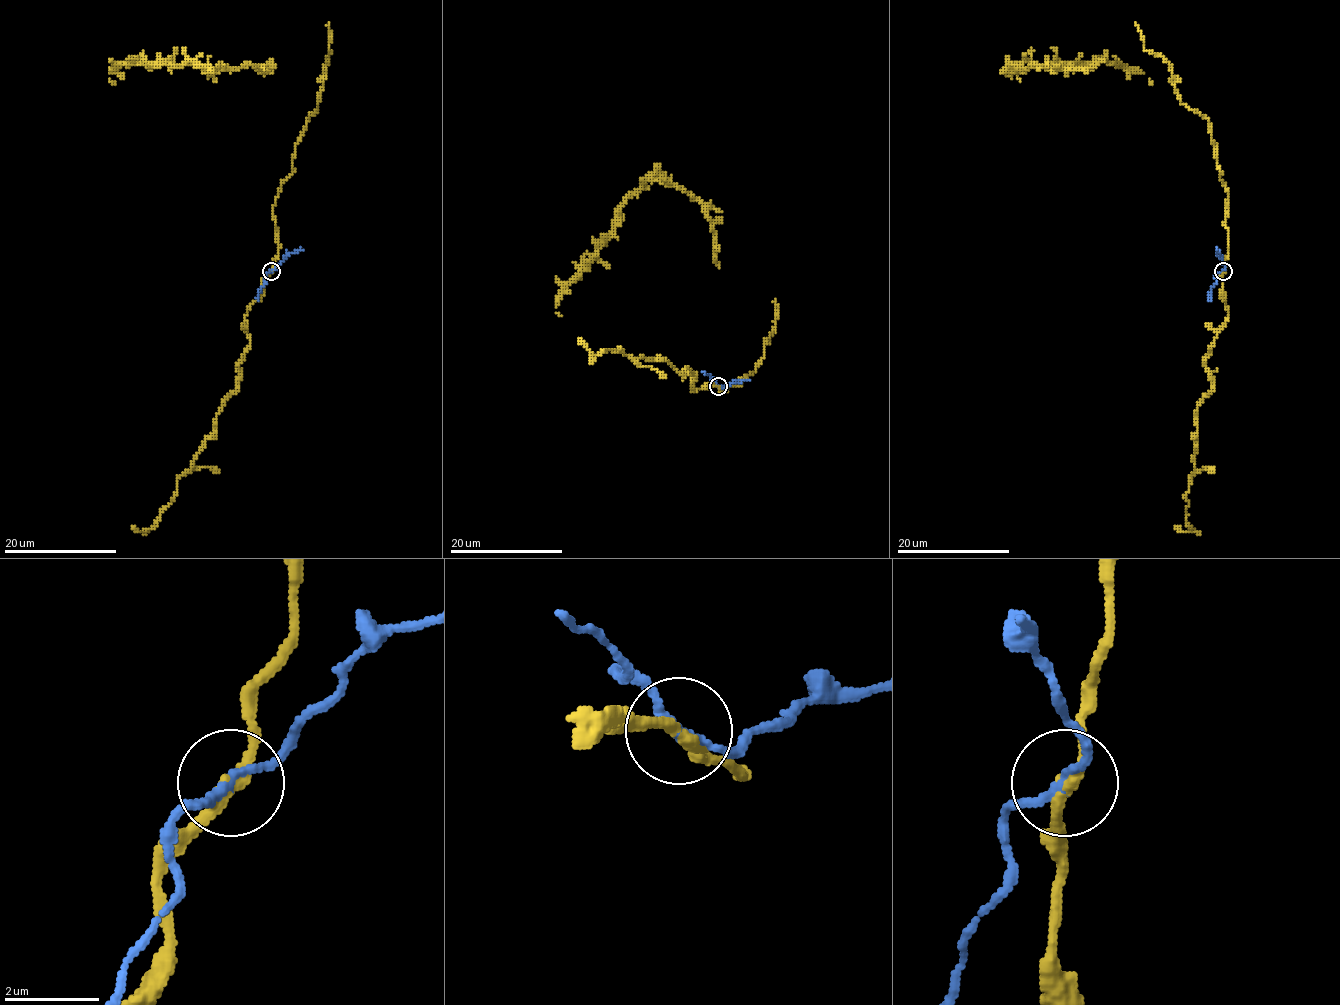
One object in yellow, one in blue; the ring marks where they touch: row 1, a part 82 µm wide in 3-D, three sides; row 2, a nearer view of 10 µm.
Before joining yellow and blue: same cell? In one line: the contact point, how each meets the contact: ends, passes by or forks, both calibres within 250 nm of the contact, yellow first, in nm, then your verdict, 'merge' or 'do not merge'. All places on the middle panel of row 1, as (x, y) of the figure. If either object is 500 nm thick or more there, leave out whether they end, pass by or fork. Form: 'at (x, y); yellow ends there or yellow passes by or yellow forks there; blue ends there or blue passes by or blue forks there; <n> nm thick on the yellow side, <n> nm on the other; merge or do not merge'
at (718, 386); yellow passes by; blue passes by; 240 nm thick on the yellow side, 170 nm on the other; do not merge

